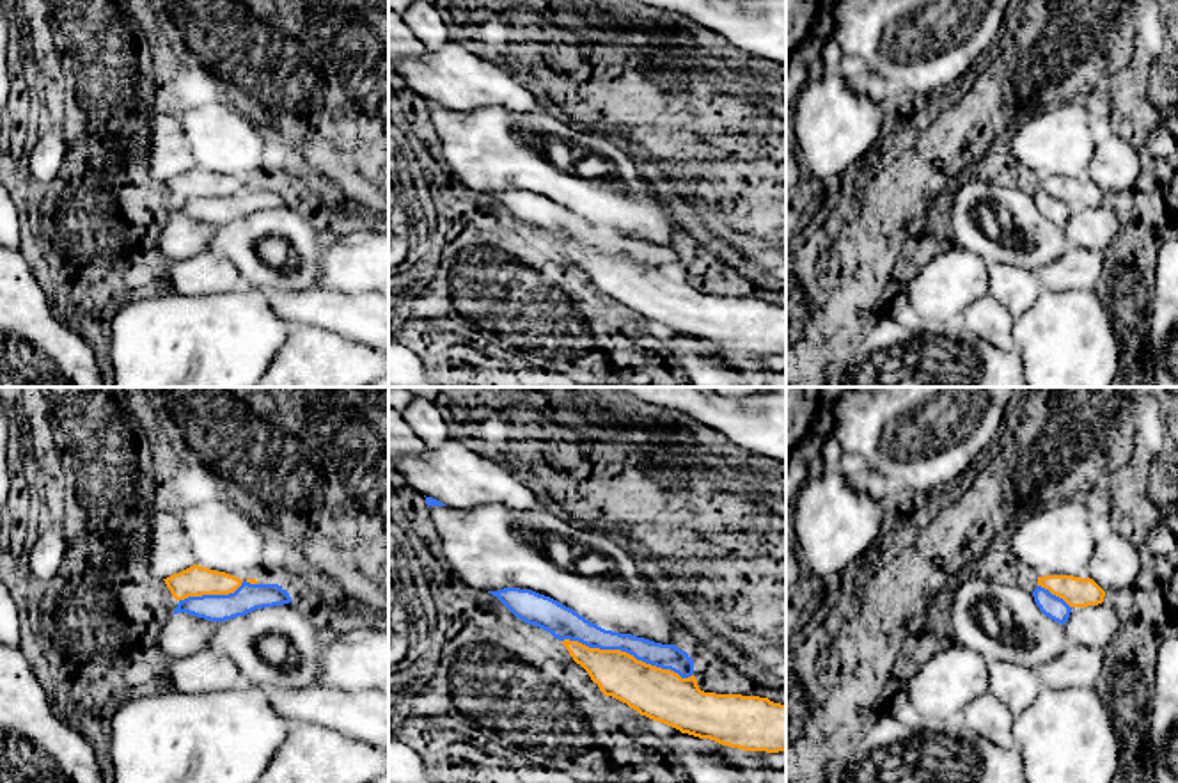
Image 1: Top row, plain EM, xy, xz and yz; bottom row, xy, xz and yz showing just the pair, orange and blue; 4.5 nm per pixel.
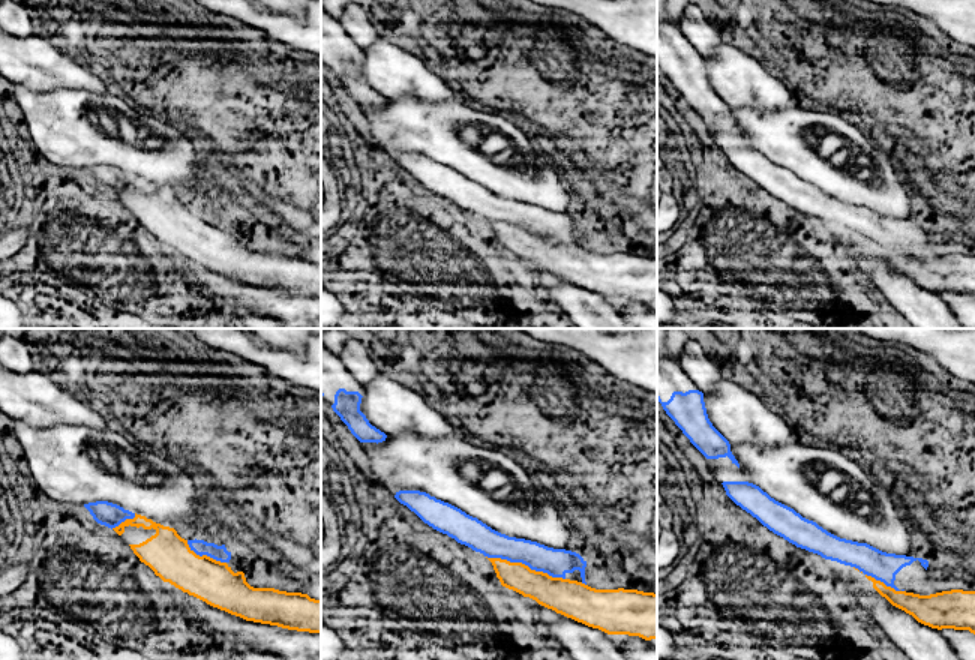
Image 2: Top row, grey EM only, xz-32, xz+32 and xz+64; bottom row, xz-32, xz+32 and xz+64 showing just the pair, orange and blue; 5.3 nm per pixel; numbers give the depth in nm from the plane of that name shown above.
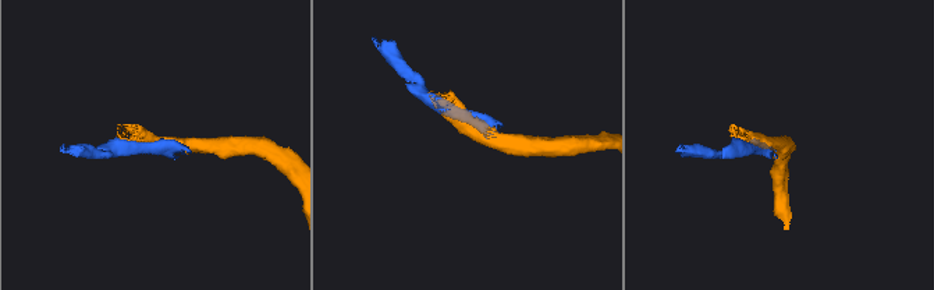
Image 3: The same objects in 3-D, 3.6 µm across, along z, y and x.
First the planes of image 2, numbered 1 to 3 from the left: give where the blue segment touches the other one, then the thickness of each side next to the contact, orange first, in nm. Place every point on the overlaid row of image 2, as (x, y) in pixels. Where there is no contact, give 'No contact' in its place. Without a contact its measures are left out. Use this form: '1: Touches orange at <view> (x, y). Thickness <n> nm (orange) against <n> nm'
1: Touches orange at xz-32 (204, 555). Thickness 240 nm (orange) against 80 nm
2: Touches orange at xz+32 (524, 564). Thickness 180 nm (orange) against 150 nm
3: Touches orange at xz+64 (882, 582). Thickness 140 nm (orange) against 150 nm

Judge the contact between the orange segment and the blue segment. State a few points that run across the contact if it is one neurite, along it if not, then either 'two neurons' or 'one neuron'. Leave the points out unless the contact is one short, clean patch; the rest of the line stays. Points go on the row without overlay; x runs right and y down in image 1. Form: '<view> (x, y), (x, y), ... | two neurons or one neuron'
two neurons

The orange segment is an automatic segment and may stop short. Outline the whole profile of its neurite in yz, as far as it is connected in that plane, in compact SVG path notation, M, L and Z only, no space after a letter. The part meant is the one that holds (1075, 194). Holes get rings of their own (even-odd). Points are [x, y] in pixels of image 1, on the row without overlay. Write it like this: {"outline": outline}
{"outline": "M1045 178L1038 179L1038 188L1063 201L1070 210L1098 208L1105 199L1105 194L1089 179Z"}

